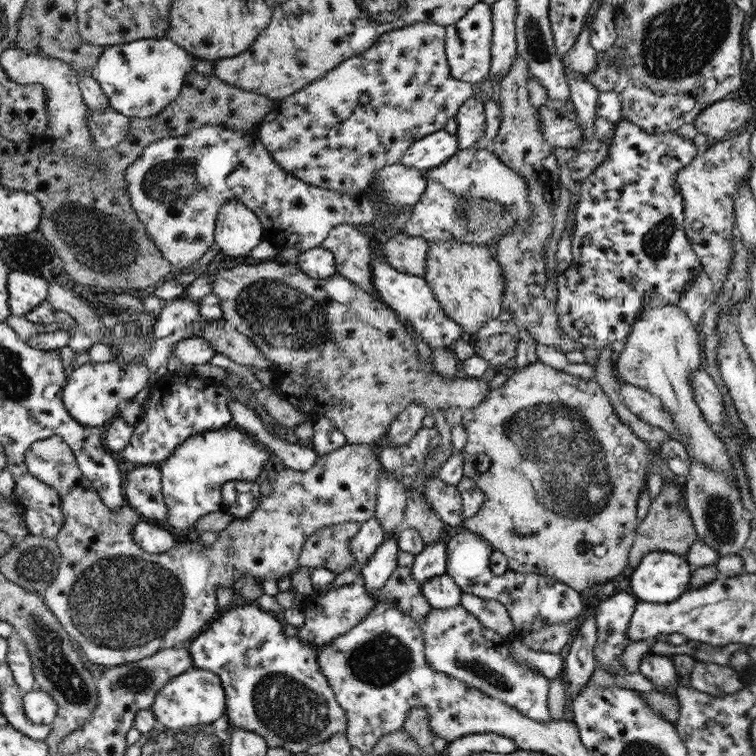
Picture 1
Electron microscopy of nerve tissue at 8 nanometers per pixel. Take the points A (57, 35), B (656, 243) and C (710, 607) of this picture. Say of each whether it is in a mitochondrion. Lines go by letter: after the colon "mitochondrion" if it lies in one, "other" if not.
A: other
B: mitochondrion
C: other

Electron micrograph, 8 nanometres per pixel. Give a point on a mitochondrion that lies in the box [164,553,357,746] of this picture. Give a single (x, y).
(289, 708)

